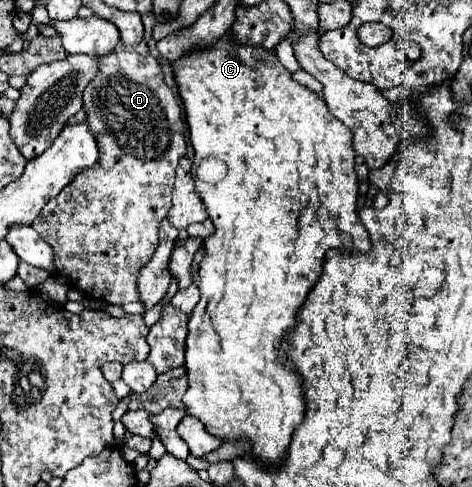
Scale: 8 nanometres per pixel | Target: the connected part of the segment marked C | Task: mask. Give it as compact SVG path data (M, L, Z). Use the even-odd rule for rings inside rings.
M227 30L215 44L207 48L195 48L187 52L183 58L175 60L171 64L179 96L185 106L185 118L189 126L189 140L195 150L193 158L193 178L195 178L195 190L205 202L207 214L215 226L215 232L203 242L203 260L199 264L199 278L197 286L201 292L201 300L195 306L191 320L189 320L189 336L187 336L187 350L185 350L185 368L189 376L189 390L183 396L185 412L189 416L199 418L209 434L215 434L223 442L239 442L239 440L249 440L251 442L251 456L261 462L265 468L273 470L281 464L281 460L287 456L291 436L295 428L303 422L305 414L305 398L303 398L303 384L301 376L297 370L291 366L285 354L281 354L281 338L285 336L287 330L291 330L297 322L297 312L301 304L305 302L309 290L315 286L321 274L321 262L325 258L325 252L331 248L341 248L345 252L369 252L371 242L367 240L367 230L361 224L357 216L357 192L359 192L359 178L355 174L355 150L353 150L353 134L349 128L339 122L327 108L325 100L311 92L307 86L295 82L291 78L291 72L279 62L275 52L265 50L263 46L249 46L249 44L239 44L235 42L231 30ZM205 160L217 160L225 164L223 174L219 172L217 178L209 178L201 174L203 162Z

